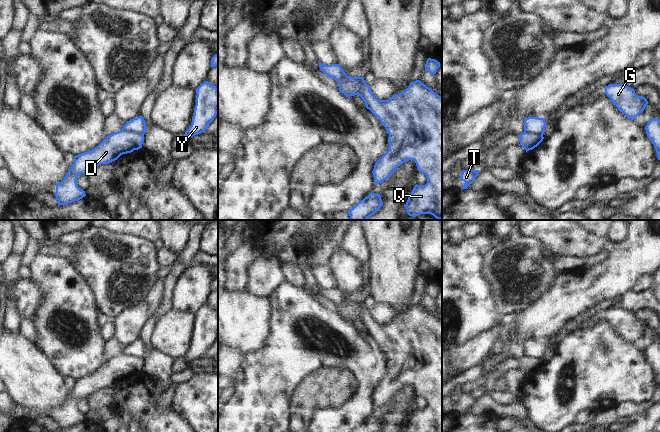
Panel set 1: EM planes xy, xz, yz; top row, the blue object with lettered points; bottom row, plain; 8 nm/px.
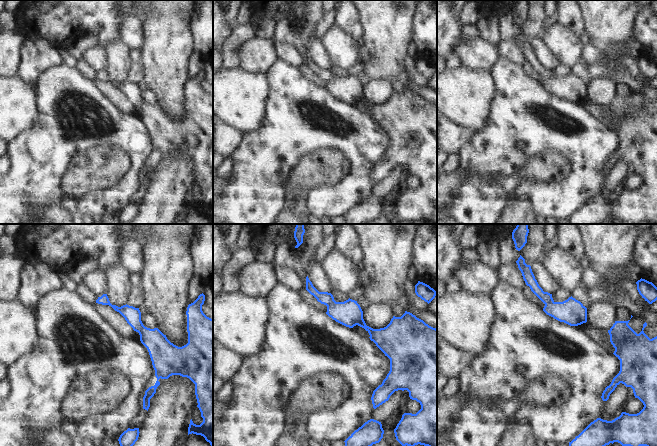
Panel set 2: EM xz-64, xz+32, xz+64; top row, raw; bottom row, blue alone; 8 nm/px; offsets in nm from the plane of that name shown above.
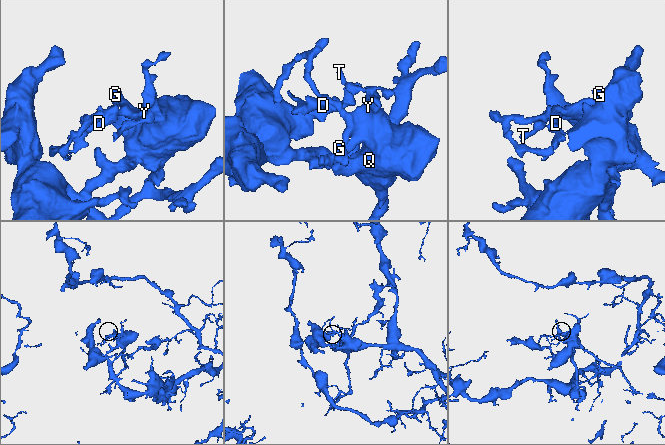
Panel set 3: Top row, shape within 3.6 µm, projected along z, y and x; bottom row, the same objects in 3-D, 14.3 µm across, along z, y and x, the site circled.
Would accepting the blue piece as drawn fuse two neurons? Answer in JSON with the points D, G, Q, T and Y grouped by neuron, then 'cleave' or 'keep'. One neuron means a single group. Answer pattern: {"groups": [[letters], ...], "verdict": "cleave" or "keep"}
{"groups": [["D"], ["G", "Q", "T", "Y"]], "verdict": "cleave"}

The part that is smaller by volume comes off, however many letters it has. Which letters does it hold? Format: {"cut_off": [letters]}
{"cut_off": ["D"]}

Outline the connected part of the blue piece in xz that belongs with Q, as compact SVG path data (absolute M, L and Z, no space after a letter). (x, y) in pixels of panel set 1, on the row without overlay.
M364 304L357 316L366 332L378 341L389 357L388 375L375 387L372 395L375 408L389 402L404 386L413 384L418 395L426 399L427 407L414 410L405 432L442 432L442 321L420 304L411 306L405 315L388 324L377 323Z

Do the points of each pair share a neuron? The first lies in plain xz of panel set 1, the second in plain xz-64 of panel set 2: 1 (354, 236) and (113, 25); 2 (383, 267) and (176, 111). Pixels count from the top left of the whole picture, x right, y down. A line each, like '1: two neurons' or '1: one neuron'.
1: two neurons
2: one neuron

